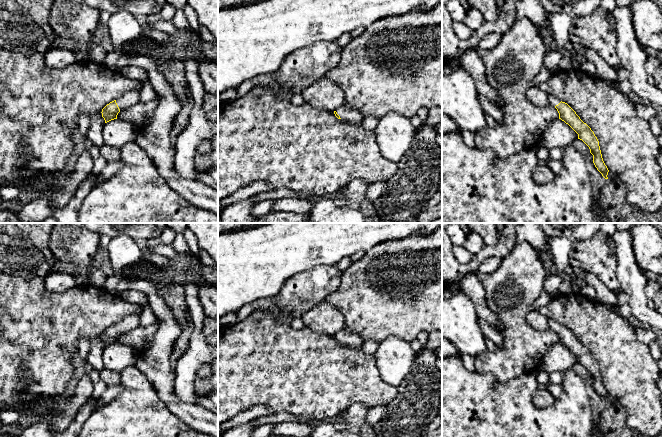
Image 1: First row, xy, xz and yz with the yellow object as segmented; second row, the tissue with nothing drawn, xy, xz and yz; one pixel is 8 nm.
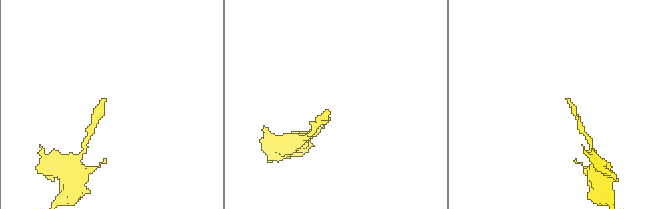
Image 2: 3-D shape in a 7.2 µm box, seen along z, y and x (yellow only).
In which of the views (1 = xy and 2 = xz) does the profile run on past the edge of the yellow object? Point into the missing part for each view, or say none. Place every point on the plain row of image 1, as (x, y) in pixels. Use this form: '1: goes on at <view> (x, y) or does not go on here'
1: goes on at xy (130, 322)
2: goes on at xz (348, 338)

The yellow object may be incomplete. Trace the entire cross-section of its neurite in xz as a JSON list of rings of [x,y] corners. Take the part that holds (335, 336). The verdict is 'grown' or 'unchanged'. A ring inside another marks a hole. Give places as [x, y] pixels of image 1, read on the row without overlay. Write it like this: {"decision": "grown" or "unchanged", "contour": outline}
{"decision": "grown", "contour": [[[342,328],[334,335],[335,340],[344,346],[353,349],[360,349],[363,344],[363,339],[357,334],[347,328]]]}

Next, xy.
{"decision": "grown", "contour": [[[141,312],[127,315],[125,318],[110,326],[102,333],[102,341],[105,347],[117,343],[117,339],[121,334],[130,332],[140,325]]]}

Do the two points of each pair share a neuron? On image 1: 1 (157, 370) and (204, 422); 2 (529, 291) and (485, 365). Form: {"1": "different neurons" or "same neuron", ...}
{"1": "same neuron", "2": "same neuron"}

